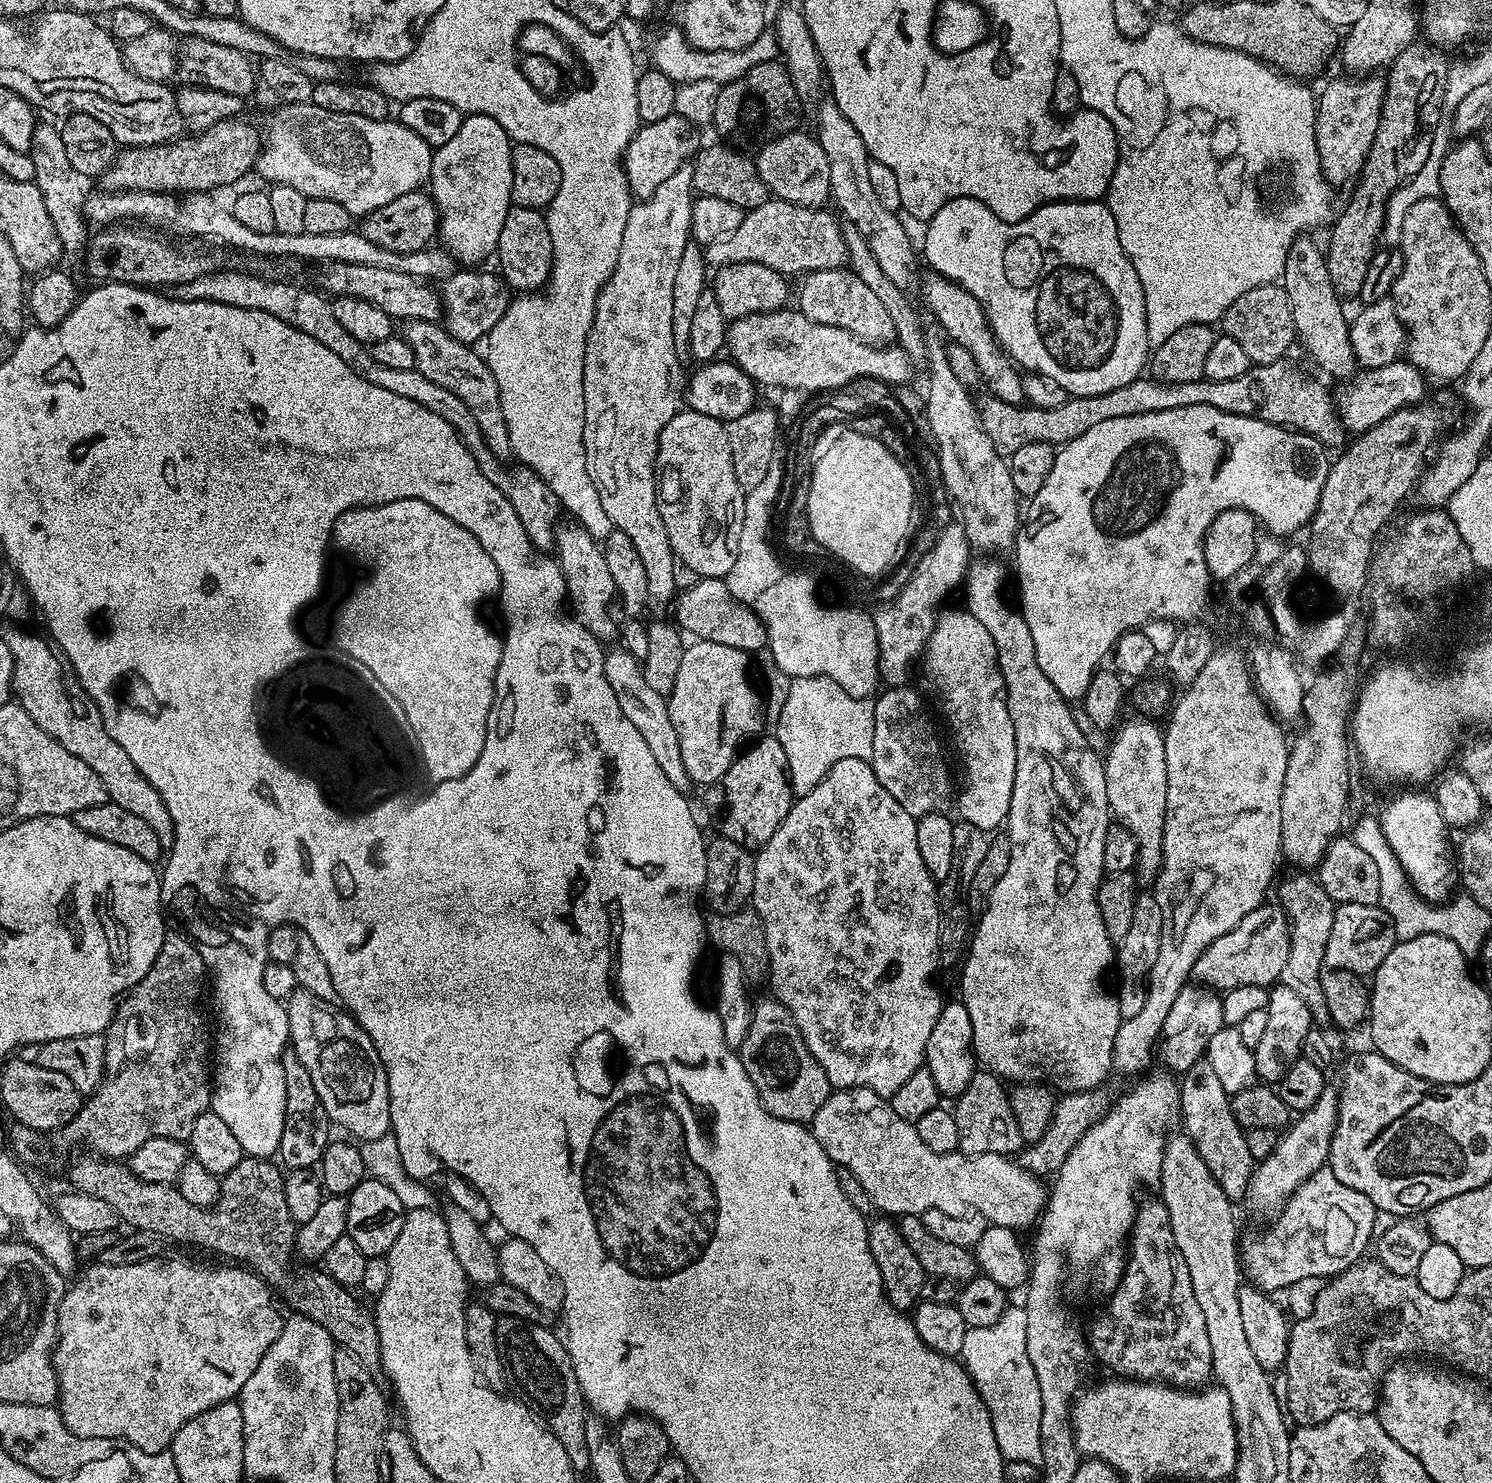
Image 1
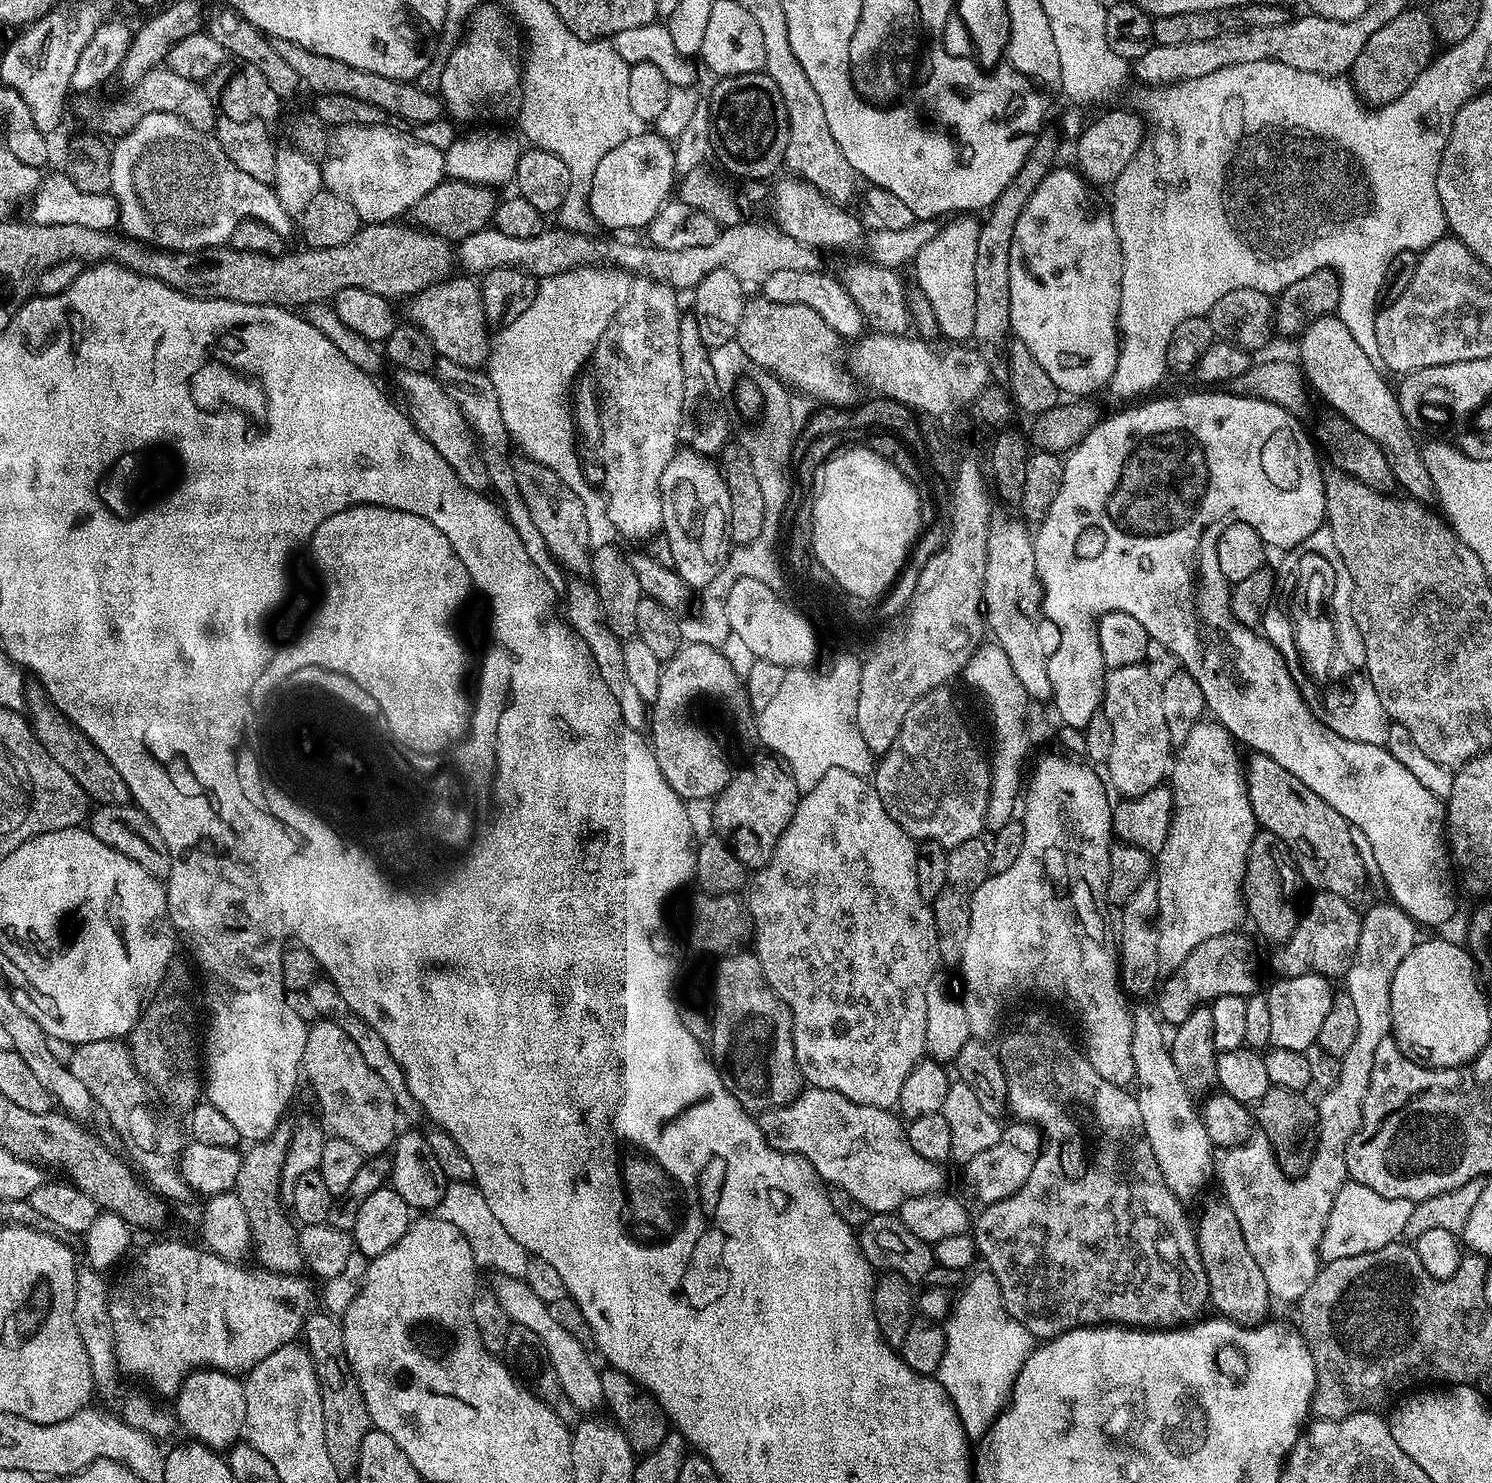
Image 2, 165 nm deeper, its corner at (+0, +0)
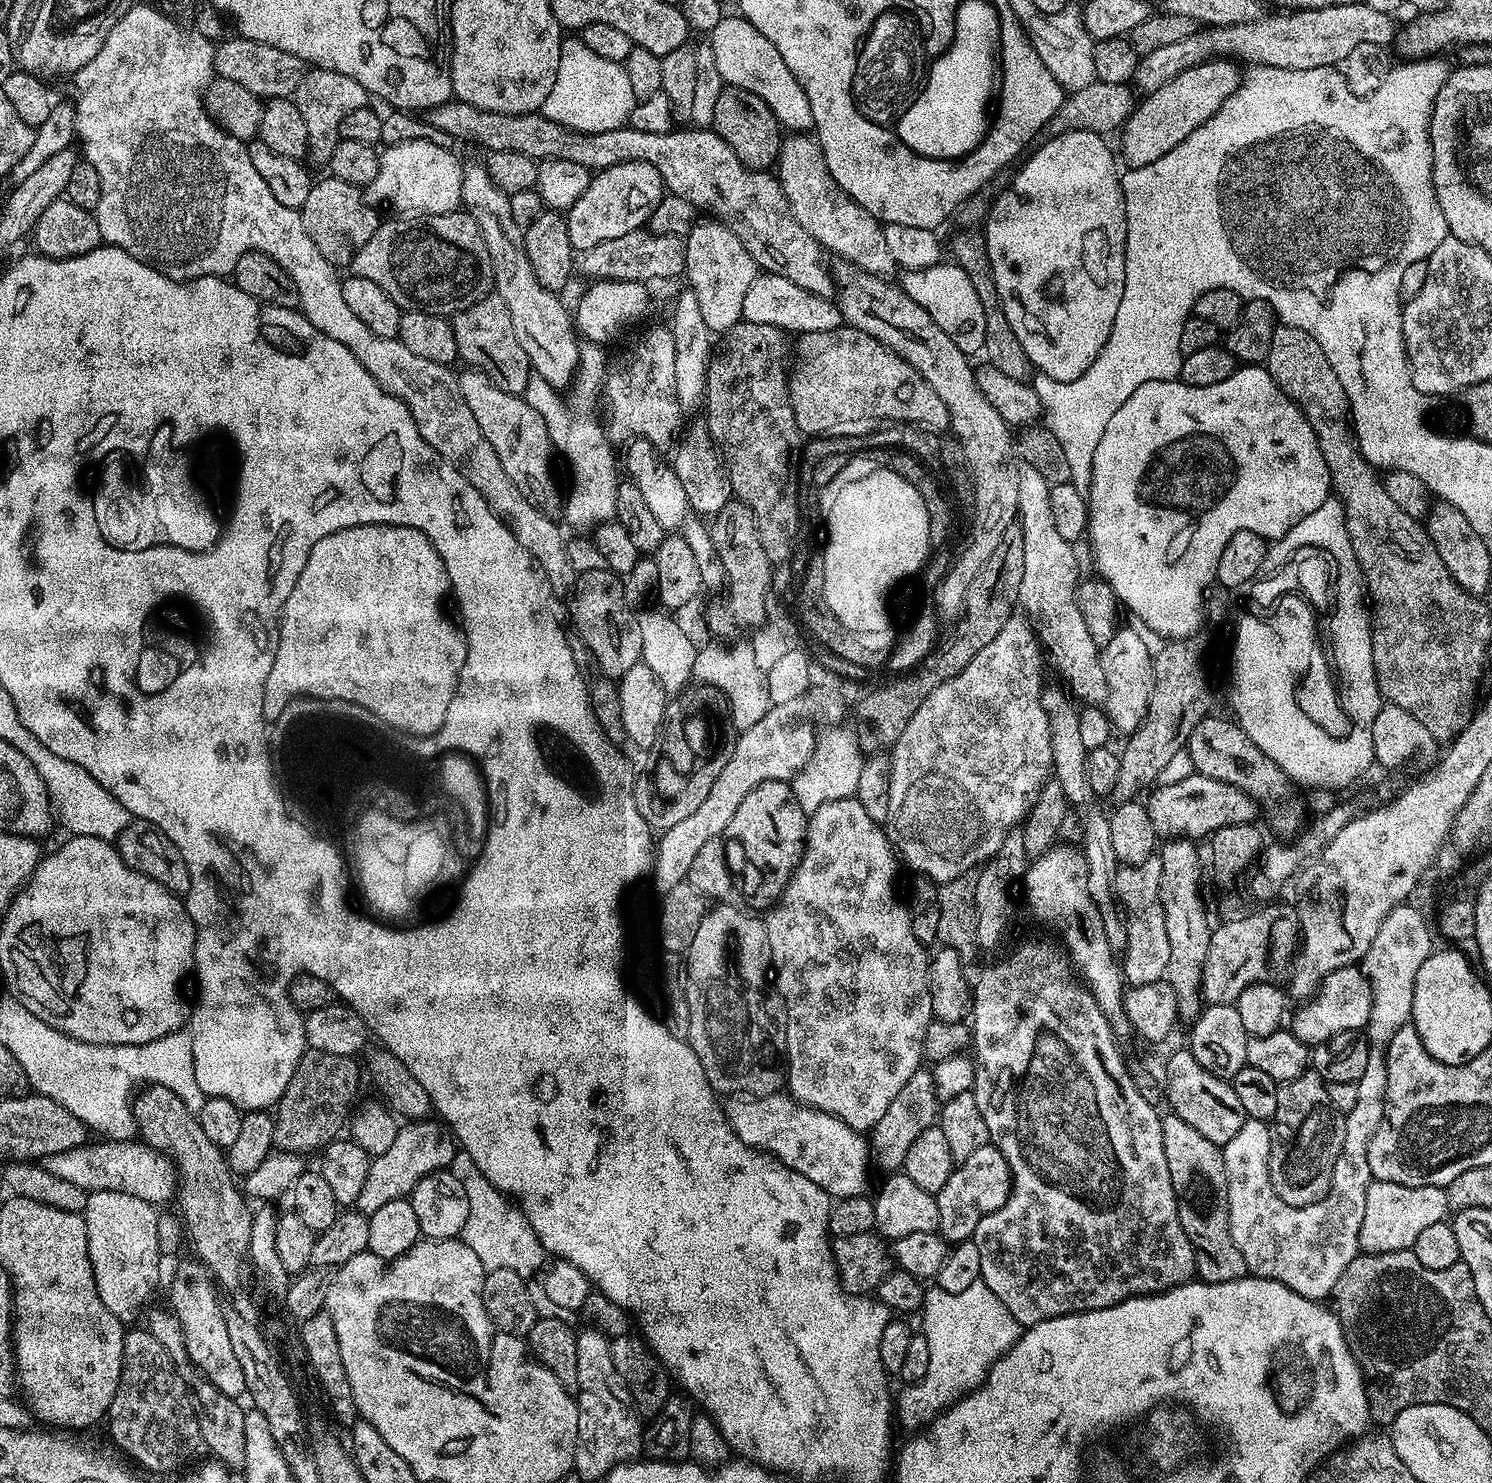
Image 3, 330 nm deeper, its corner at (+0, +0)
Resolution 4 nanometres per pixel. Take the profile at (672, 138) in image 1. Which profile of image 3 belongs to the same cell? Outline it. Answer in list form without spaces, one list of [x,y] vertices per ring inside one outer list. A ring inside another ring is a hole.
[[[622,162],[618,166],[610,166],[609,168],[599,169],[593,175],[590,186],[586,186],[586,194],[582,194],[582,198],[578,198],[578,202],[574,202],[574,206],[567,209],[566,219],[568,222],[568,233],[570,234],[570,242],[573,249],[577,253],[584,253],[586,249],[598,246],[598,242],[606,242],[610,238],[622,238],[622,234],[630,234],[635,228],[644,228],[651,221],[654,210],[658,206],[658,202],[666,194],[663,178],[658,174],[658,170],[654,170],[654,166],[650,166],[646,162]]]

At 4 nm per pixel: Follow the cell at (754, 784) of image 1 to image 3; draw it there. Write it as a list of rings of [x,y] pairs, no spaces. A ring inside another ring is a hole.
[[[767,780],[757,788],[751,788],[746,798],[742,798],[738,810],[734,810],[734,818],[730,818],[727,831],[730,836],[732,832],[733,838],[740,843],[745,858],[752,863],[753,870],[760,875],[760,885],[756,888],[758,899],[772,902],[784,892],[793,870],[804,853],[804,841],[808,839],[808,817],[809,813],[802,810],[798,798],[792,792],[791,783],[786,780]]]

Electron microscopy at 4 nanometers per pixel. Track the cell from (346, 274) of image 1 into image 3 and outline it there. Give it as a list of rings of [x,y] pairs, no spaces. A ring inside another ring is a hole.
[[[489,294],[474,302],[466,310],[455,313],[450,320],[454,330],[454,342],[458,342],[458,357],[465,360],[469,369],[484,372],[502,390],[515,396],[523,396],[528,382],[534,375],[528,363],[526,350],[522,350],[522,342],[514,335],[514,322],[510,322],[510,310],[506,310],[506,302],[495,294]]]

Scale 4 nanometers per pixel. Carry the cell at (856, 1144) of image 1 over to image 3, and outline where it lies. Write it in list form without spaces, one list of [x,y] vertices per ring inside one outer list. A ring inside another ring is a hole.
[[[788,1094],[763,1098],[736,1098],[727,1105],[728,1121],[749,1148],[767,1149],[787,1168],[810,1178],[829,1197],[863,1196],[868,1184],[870,1144],[861,1133],[836,1116],[810,1108]]]

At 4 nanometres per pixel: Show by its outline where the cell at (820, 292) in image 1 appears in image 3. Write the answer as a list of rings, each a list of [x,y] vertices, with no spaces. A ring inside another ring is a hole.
[[[758,274],[754,282],[750,282],[750,290],[746,290],[746,299],[742,302],[742,310],[745,320],[762,322],[777,330],[784,331],[785,328],[791,334],[833,332],[844,324],[844,315],[840,313],[840,305],[835,299],[819,296],[802,286],[796,286],[794,282],[790,282],[790,278],[771,274]]]

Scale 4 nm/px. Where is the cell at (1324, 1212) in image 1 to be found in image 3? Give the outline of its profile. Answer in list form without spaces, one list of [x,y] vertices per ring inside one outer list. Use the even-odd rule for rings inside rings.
[[[1373,1180],[1366,1194],[1365,1218],[1361,1224],[1359,1251],[1403,1252],[1418,1242],[1418,1234],[1449,1215],[1448,1193],[1438,1186],[1402,1186],[1398,1182]]]

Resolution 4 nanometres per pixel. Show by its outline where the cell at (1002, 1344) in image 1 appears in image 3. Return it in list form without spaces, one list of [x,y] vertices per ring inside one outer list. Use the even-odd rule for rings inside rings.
[[[982,1282],[962,1290],[962,1294],[946,1294],[946,1290],[929,1287],[924,1298],[922,1316],[922,1334],[926,1338],[926,1346],[930,1346],[930,1367],[926,1369],[926,1378],[916,1384],[901,1387],[901,1392],[898,1392],[898,1420],[908,1428],[931,1424],[939,1413],[979,1388],[988,1376],[988,1371],[1020,1340],[1022,1331],[1022,1325],[1016,1321],[1014,1314],[1010,1314],[1010,1310],[1006,1310],[1006,1306],[998,1302],[998,1294],[994,1294],[994,1290],[990,1290]]]

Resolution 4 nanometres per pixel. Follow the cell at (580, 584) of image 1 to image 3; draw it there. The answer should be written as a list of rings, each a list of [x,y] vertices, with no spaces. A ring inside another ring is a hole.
[[[464,370],[459,373],[460,393],[466,398],[466,406],[470,406],[470,414],[474,414],[482,434],[494,446],[498,460],[506,466],[506,474],[510,474],[514,486],[522,490],[526,502],[530,502],[538,510],[550,517],[555,517],[562,508],[562,488],[556,485],[556,476],[552,473],[552,456],[554,449],[552,439],[546,430],[546,422],[534,406],[523,396],[515,396],[499,388],[484,372]]]

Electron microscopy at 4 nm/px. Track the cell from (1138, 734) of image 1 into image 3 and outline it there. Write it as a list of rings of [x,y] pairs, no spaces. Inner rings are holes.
[[[1129,626],[1117,627],[1114,638],[1100,650],[1100,661],[1106,678],[1106,698],[1103,709],[1117,733],[1131,734],[1147,716],[1151,698],[1153,659],[1145,644]]]

